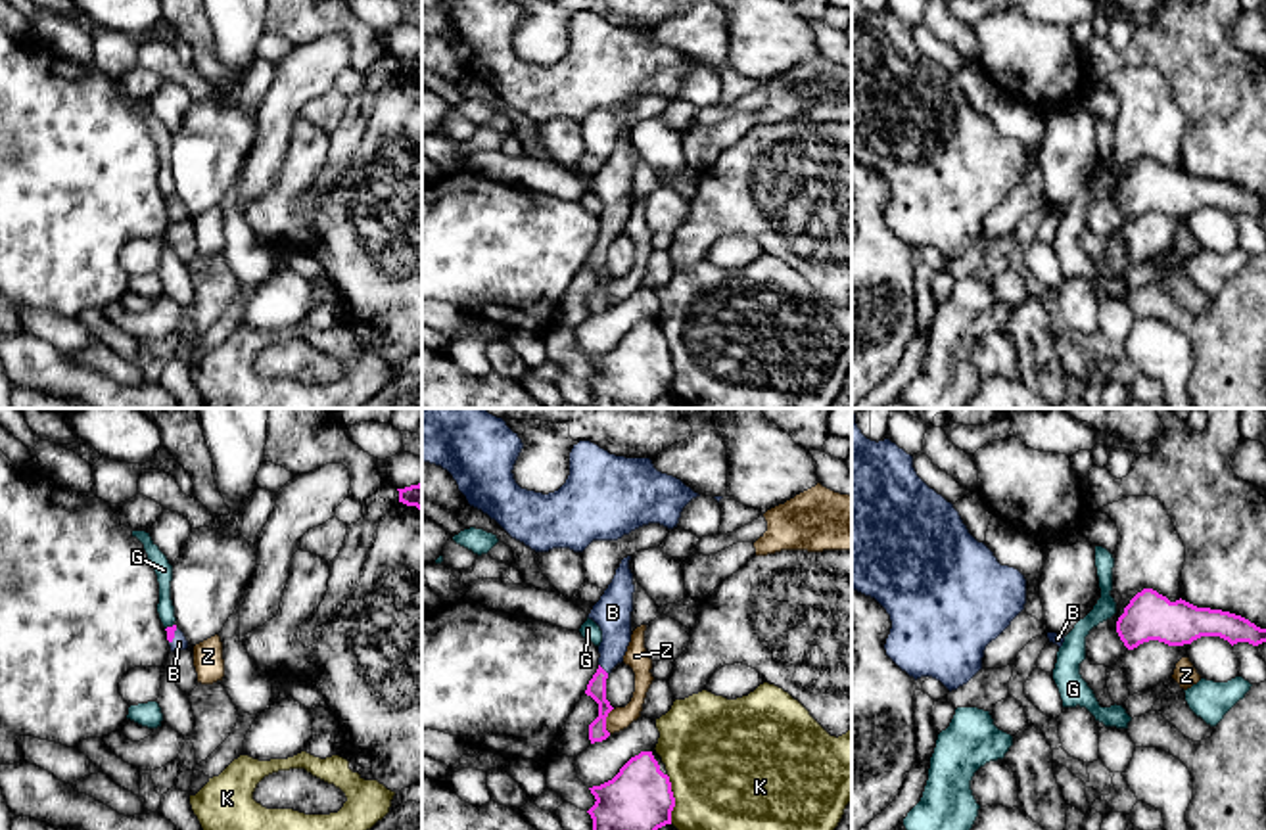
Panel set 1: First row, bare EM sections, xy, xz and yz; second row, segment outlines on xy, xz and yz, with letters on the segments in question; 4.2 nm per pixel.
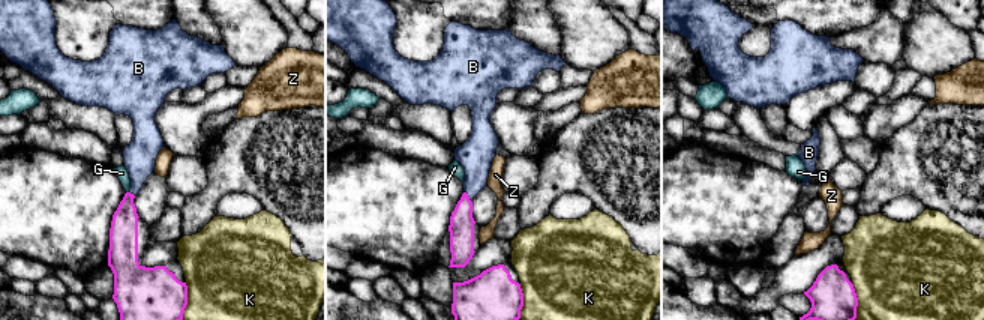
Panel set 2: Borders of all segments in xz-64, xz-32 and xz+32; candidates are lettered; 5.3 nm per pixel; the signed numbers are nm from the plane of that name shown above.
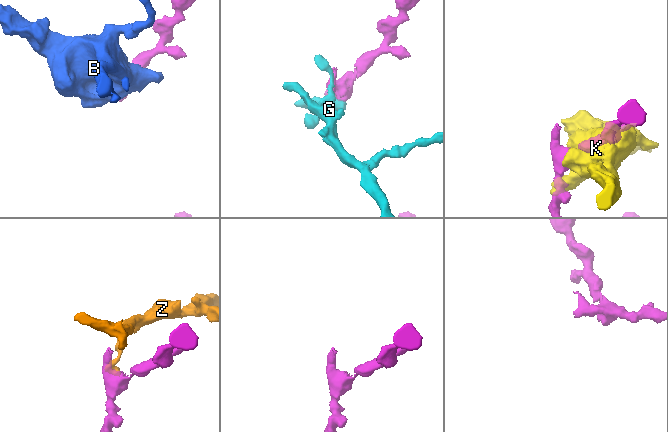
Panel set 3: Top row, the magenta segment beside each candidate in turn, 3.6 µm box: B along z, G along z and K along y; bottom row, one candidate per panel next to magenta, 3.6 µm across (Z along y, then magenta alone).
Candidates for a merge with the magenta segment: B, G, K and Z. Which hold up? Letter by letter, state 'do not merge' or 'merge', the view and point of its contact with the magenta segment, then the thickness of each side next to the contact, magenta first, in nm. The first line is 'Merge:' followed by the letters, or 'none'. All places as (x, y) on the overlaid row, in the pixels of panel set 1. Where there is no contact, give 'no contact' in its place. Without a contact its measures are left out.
Merge: B
B: merge; contact xz (603, 669); calibres 80 and 160 nm
G: do not merge; contact xy (169, 627); calibres 30 and 80 nm
K: do not merge; contact xz (674, 800); calibres 280 and 480 nm
Z: do not merge; contact xz (605, 721); calibres 80 and 90 nm

